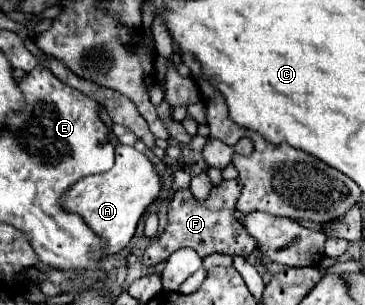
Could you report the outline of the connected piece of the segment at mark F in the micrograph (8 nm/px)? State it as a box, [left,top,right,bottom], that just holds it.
[144,179,256,267]

